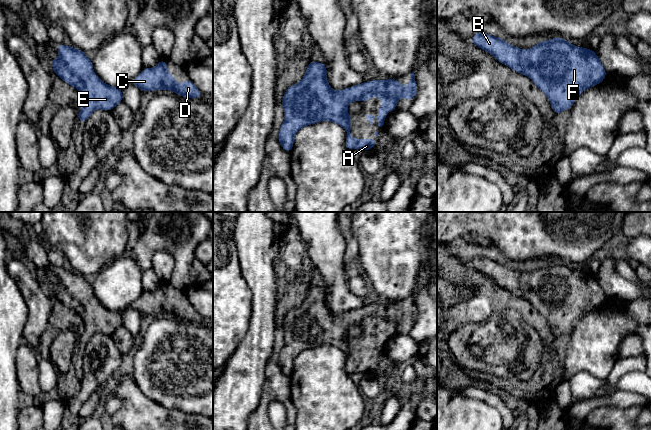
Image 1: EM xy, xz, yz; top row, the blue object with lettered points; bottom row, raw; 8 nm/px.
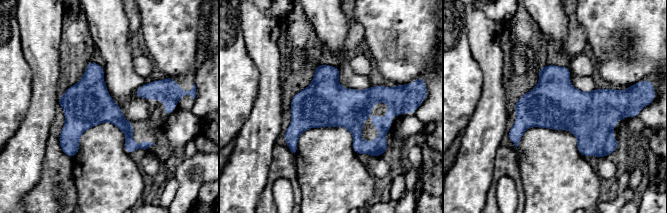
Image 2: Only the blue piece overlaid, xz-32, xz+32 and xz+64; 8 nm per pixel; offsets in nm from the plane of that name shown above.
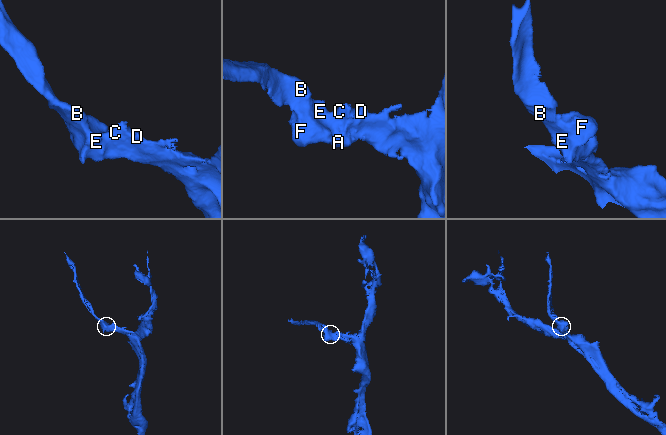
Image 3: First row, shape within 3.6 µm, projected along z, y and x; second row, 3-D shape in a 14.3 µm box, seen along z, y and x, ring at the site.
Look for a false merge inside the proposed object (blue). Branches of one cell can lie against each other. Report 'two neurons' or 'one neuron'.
one neuron

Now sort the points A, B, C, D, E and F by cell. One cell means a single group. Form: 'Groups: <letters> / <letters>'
Groups: A B C D E F

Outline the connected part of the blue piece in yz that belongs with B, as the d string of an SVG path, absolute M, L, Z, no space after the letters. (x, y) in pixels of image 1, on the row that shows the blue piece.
M479 32L472 36L471 42L492 54L499 63L529 77L546 94L555 116L562 111L571 109L575 99L585 89L597 86L607 76L607 72L595 51L586 47L574 46L567 39L555 37L549 41L540 41L531 49L521 50L508 44L503 38Z

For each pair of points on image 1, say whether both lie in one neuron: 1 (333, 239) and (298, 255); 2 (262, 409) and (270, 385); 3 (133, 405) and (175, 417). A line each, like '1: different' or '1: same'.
1: different
2: same
3: same

